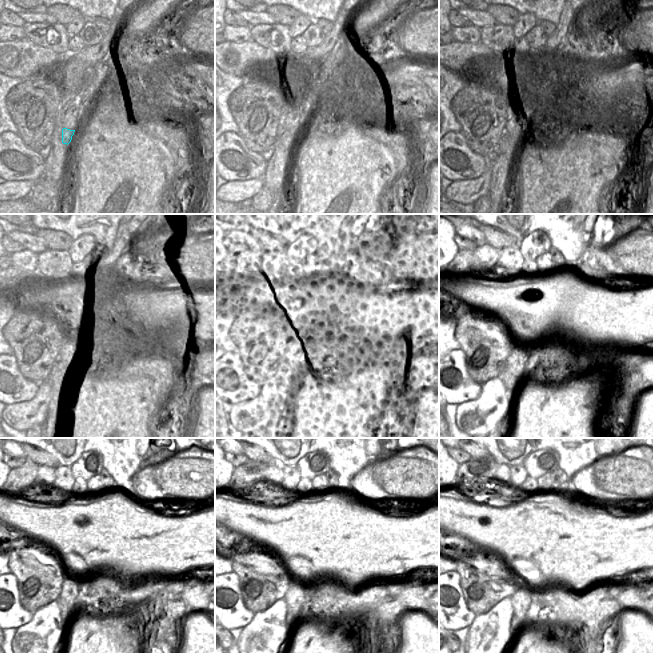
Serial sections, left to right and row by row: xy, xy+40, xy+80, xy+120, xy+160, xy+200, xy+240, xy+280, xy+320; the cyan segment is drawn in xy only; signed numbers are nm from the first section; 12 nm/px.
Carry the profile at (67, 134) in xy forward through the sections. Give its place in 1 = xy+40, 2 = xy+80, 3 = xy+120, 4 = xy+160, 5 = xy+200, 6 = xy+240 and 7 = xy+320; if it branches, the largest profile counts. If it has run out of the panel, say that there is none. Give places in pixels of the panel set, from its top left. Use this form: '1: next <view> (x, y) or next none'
1: next xy+40 (286, 139)
2: next xy+80 (507, 145)
3: next xy+120 (59, 372)
4: next xy+160 (285, 369)
5: next xy+200 (507, 376)
6: next xy+240 (68, 610)
7: next xy+320 (518, 620)

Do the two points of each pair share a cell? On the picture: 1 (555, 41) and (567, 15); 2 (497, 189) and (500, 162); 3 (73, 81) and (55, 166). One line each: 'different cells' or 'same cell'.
1: same cell
2: same cell
3: same cell

